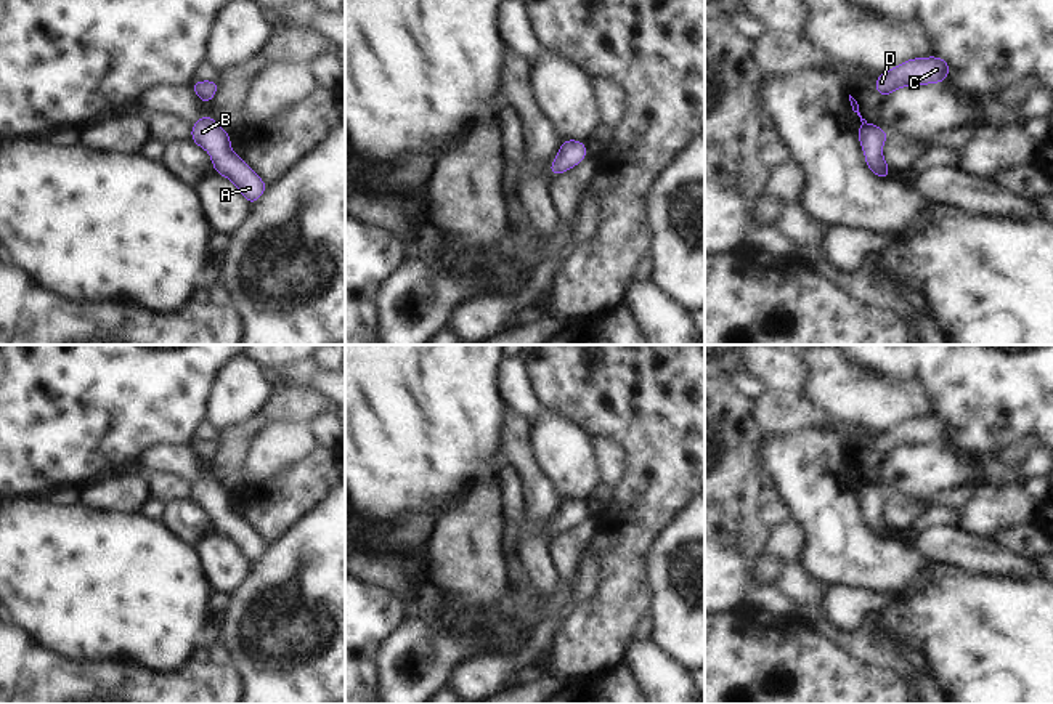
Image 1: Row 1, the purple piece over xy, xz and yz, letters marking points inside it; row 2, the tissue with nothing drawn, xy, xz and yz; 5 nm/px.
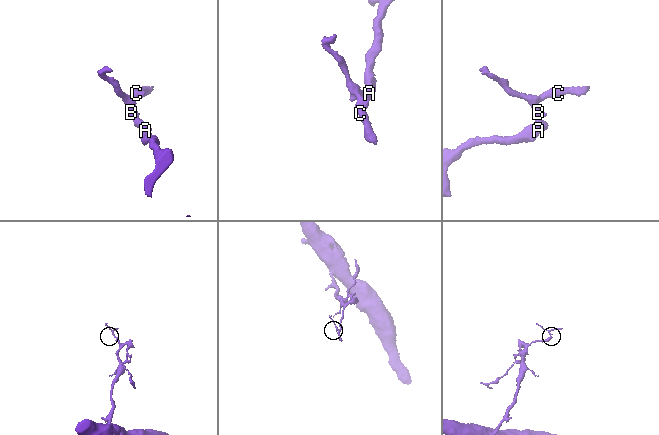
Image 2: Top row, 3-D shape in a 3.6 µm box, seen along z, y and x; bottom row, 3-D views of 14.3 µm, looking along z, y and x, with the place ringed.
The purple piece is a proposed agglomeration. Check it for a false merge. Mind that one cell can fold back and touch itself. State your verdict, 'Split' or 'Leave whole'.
Leave whole.

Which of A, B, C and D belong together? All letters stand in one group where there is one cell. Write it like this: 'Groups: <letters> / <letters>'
Groups: A B C D.

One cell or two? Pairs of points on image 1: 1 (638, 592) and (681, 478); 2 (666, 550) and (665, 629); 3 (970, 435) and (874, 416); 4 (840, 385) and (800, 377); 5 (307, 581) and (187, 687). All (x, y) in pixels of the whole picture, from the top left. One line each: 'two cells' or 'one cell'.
1: one cell
2: one cell
3: two cells
4: two cells
5: two cells

